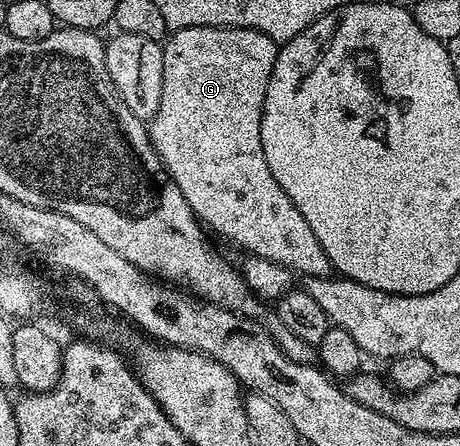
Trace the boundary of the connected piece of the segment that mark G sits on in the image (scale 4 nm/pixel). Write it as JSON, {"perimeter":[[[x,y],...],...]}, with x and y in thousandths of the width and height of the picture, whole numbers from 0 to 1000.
{"perimeter":[[[407,61],[383,67],[354,108],[354,222],[320,287],[335,339],[350,352],[372,401],[380,401],[389,428],[398,428],[398,446],[407,446],[428,493],[465,525],[472,520],[535,558],[535,570],[589,581],[589,590],[607,590],[639,614],[657,612],[663,626],[717,619],[726,601],[711,581],[711,563],[693,554],[693,536],[667,509],[667,491],[650,482],[641,455],[598,410],[598,392],[589,392],[589,374],[580,374],[572,348],[572,231],[598,150],[604,94],[552,65]]]}

